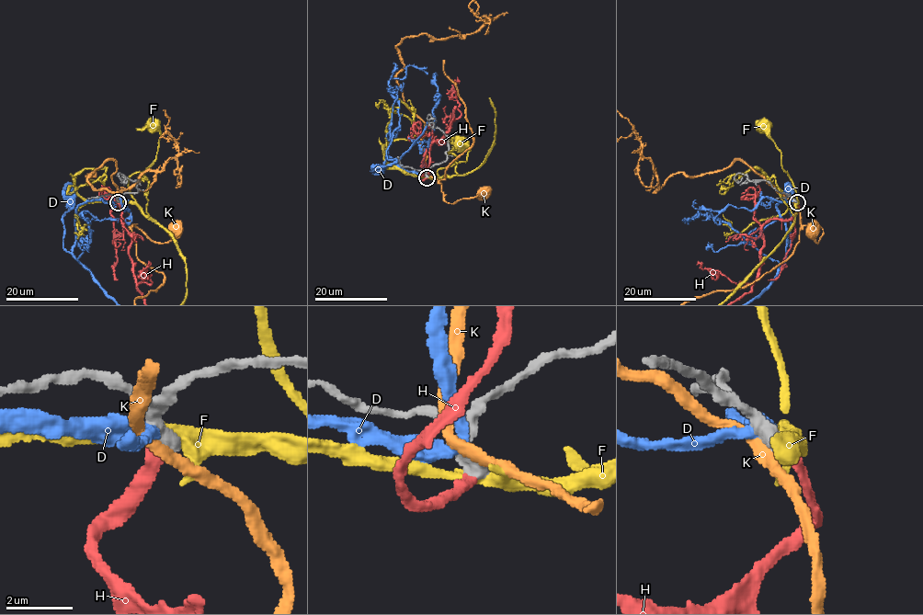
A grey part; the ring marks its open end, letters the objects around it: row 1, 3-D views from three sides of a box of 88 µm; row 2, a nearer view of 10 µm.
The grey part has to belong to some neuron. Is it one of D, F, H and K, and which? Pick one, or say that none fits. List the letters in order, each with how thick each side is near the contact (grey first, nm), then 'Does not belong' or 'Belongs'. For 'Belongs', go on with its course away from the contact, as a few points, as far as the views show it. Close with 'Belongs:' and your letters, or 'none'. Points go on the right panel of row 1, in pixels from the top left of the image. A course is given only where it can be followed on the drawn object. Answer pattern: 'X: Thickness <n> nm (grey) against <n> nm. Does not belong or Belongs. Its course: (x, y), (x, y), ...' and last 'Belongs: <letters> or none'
D: Thickness 440 nm (grey) against 360 nm. Does not belong
F: Thickness 600 nm (grey) against 400 nm. Does not belong
H: Thickness 550 nm (grey) against 340 nm. Belongs
K: Thickness 600 nm (grey) against 340 nm. Does not belong
Belongs: H

